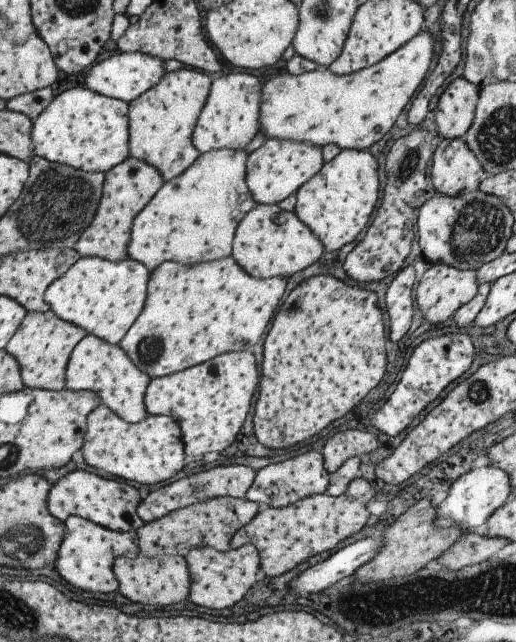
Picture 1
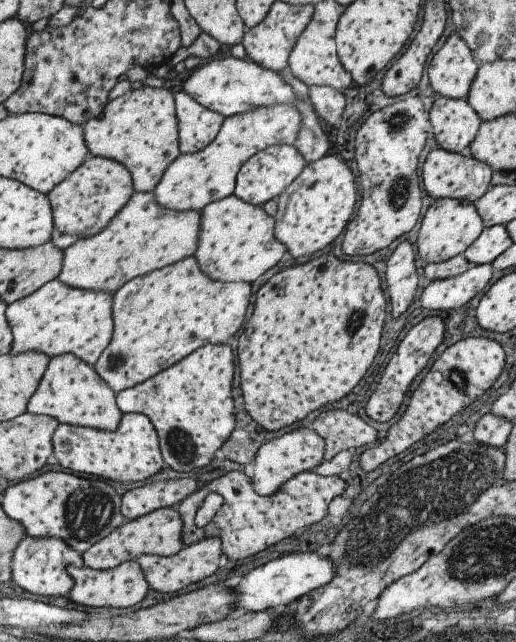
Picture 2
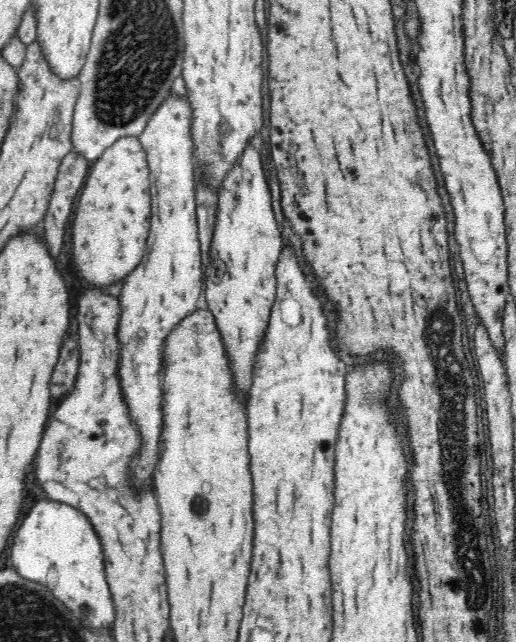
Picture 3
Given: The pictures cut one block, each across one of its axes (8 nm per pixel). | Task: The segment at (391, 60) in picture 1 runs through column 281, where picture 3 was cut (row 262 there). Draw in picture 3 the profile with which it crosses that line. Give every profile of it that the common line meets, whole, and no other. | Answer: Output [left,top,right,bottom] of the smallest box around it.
[72,137,151,286]

